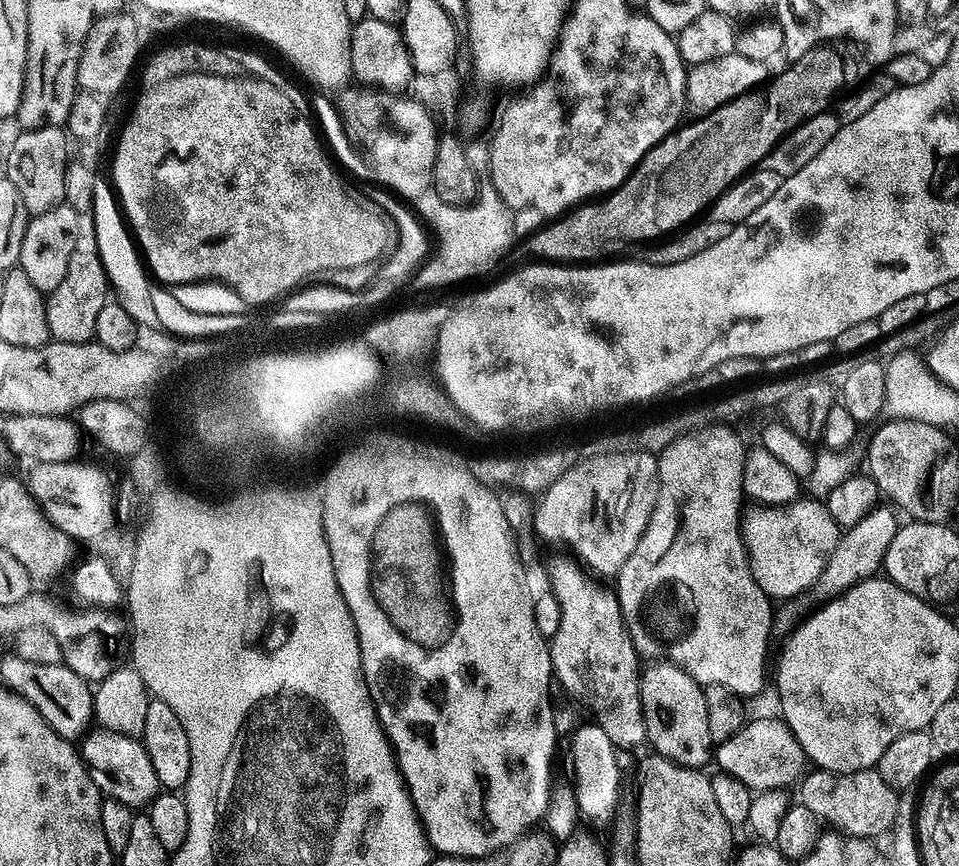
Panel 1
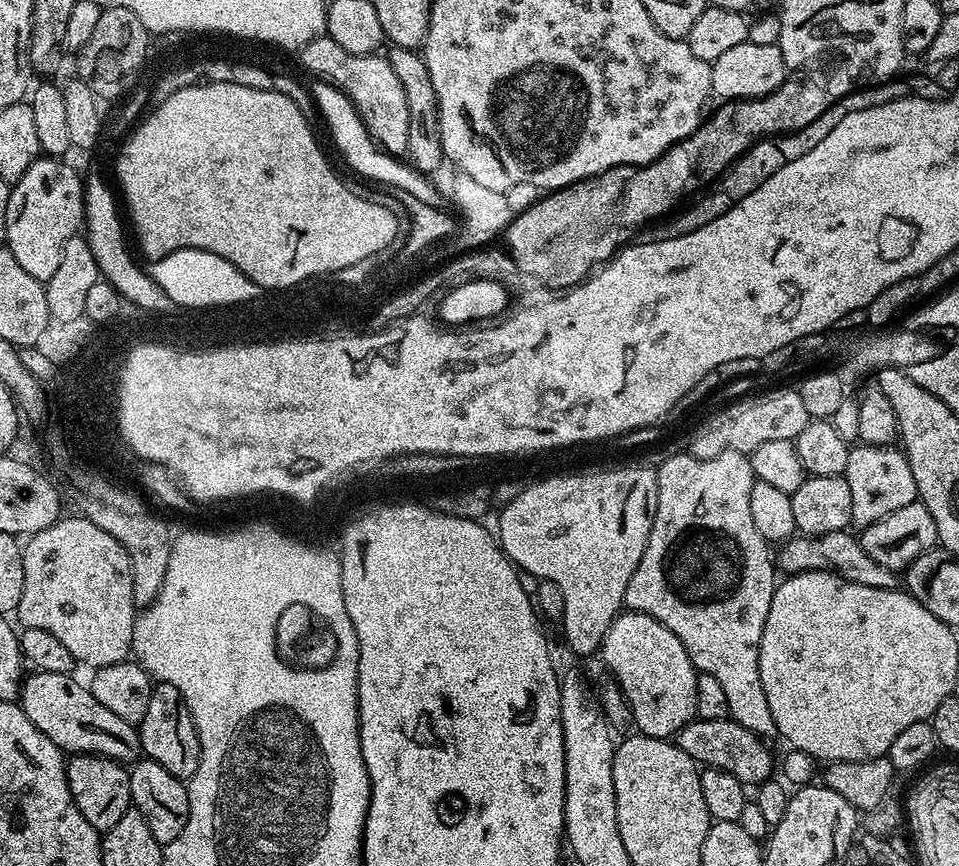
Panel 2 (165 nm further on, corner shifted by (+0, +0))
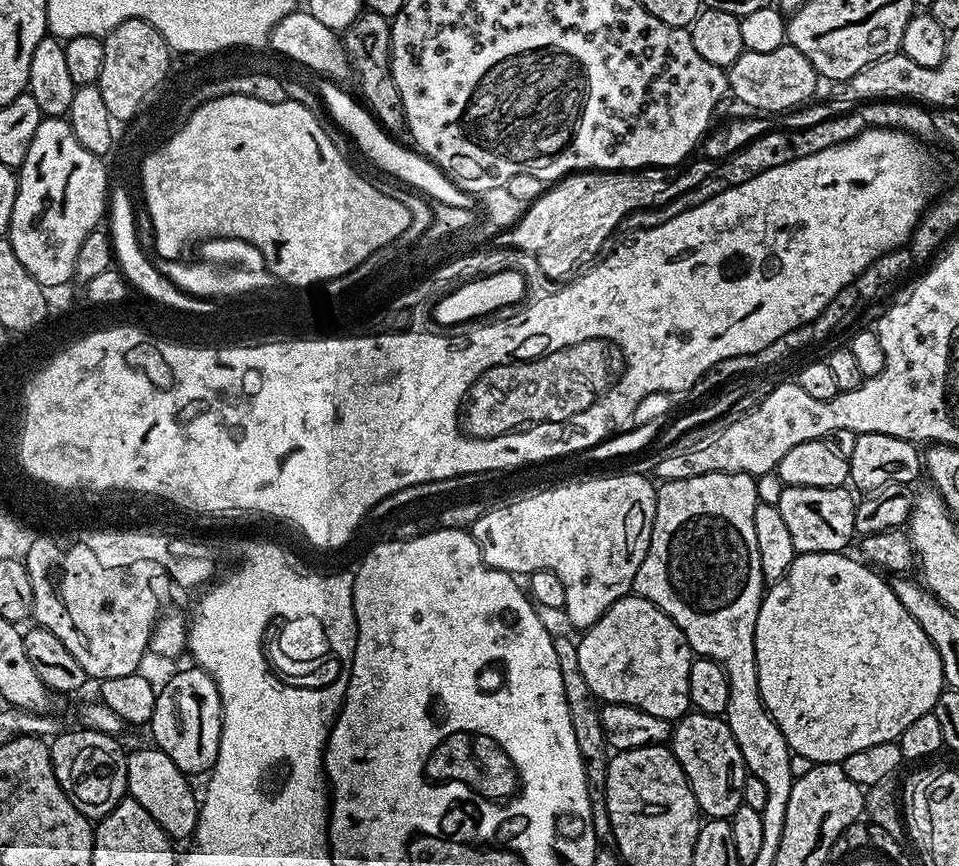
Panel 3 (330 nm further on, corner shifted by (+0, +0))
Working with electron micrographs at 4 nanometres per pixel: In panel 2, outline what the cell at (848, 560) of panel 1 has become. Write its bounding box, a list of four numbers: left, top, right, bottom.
[843,443,918,530]

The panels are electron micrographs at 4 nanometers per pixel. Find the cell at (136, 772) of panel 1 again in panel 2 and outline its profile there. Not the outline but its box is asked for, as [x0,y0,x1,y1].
[18,671,141,762]

